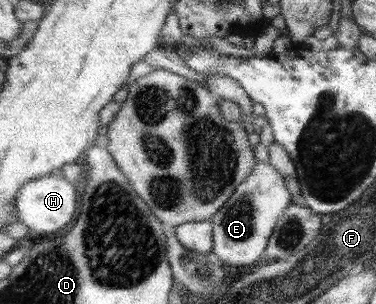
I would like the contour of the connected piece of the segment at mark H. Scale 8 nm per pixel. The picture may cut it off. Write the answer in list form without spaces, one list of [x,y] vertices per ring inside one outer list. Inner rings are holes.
[[[46,175],[38,179],[29,180],[22,186],[16,196],[16,209],[19,220],[36,234],[52,234],[56,230],[66,228],[76,216],[76,202],[78,202],[78,188],[64,176]]]

